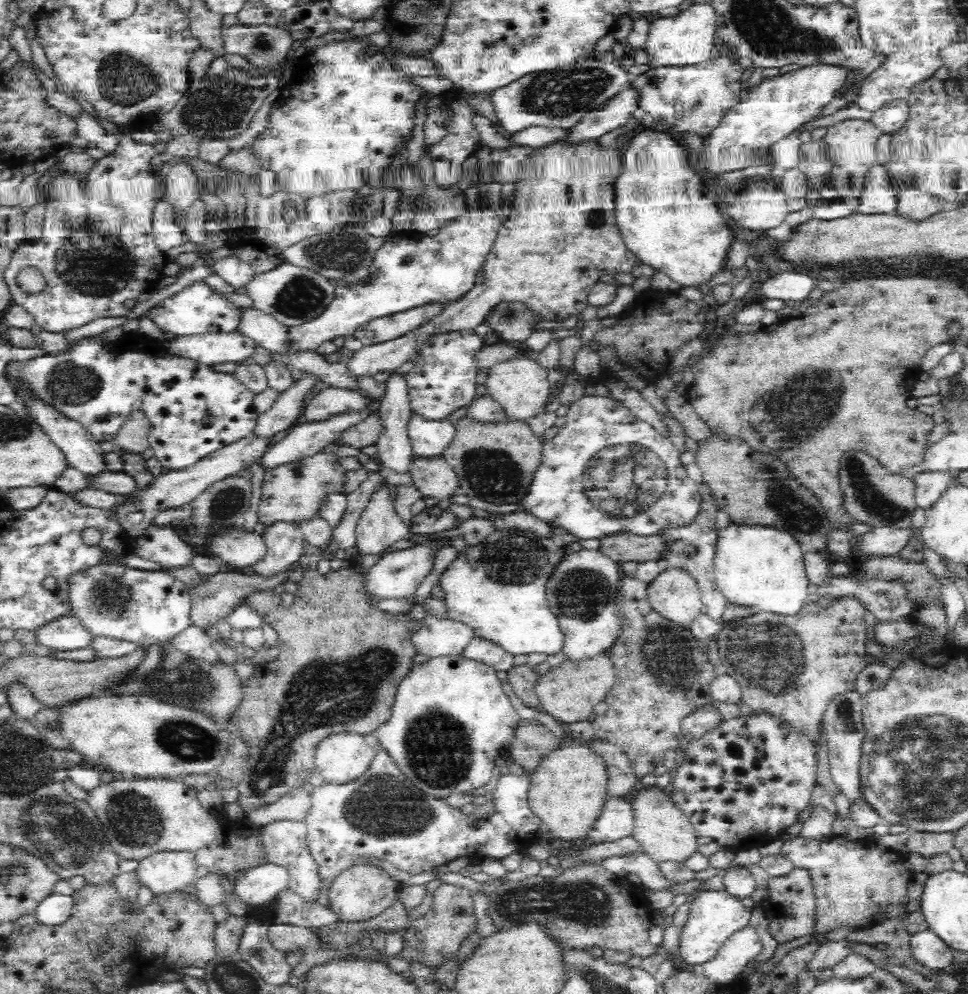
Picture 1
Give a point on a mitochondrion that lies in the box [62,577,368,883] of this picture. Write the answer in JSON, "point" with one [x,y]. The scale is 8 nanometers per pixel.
{"point":[132,821]}

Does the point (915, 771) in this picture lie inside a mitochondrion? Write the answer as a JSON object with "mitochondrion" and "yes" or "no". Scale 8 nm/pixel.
{"mitochondrion":"yes"}

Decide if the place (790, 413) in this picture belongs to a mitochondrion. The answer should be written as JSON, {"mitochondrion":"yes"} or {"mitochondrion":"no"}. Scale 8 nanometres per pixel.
{"mitochondrion":"yes"}

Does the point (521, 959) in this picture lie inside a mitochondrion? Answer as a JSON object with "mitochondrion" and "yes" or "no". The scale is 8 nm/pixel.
{"mitochondrion":"no"}

